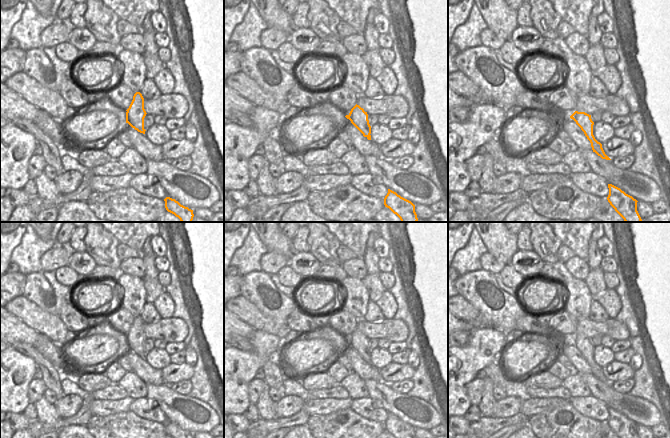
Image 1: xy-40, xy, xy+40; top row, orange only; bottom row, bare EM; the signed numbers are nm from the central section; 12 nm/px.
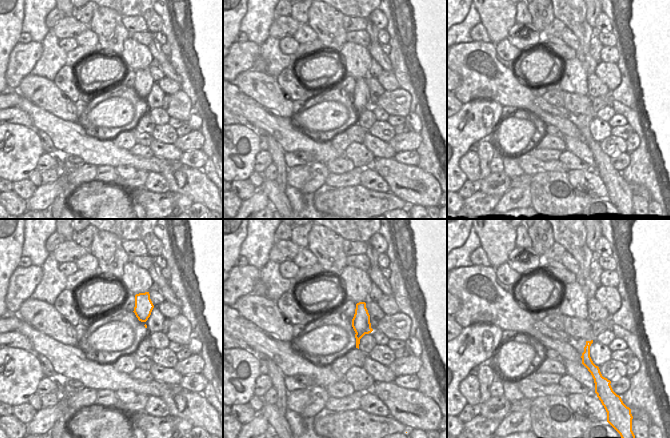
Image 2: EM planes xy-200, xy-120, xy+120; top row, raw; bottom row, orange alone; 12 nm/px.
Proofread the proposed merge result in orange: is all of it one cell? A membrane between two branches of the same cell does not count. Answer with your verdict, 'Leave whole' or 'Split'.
Leave whole

